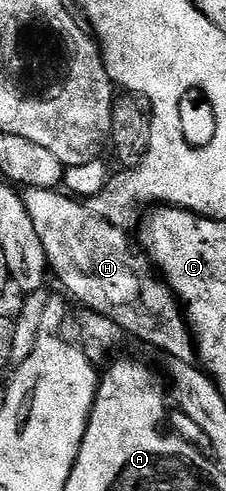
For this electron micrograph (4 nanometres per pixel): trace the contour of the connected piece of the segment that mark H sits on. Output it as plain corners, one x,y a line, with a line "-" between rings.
23,188
21,195
25,210
33,220
33,230
37,230
41,246
45,246
47,267
59,279
60,286
64,288
62,291
71,300
73,298
77,303
83,304
79,306
88,312
96,312
109,318
128,337
136,336
141,343
164,352
164,357
180,360
182,364
196,363
195,338
191,335
184,309
175,293
167,287
167,281
159,275
155,265
146,255
137,251
133,240
131,245
131,240
127,237
130,235
124,229
105,222
105,218
97,218
97,214
87,209
86,203
53,188

